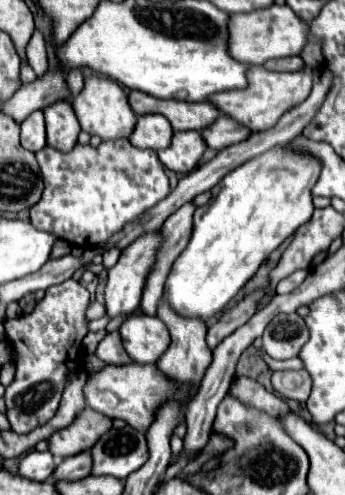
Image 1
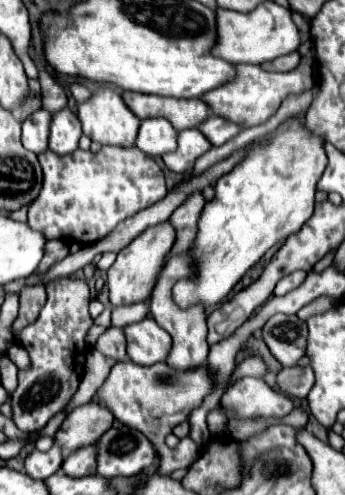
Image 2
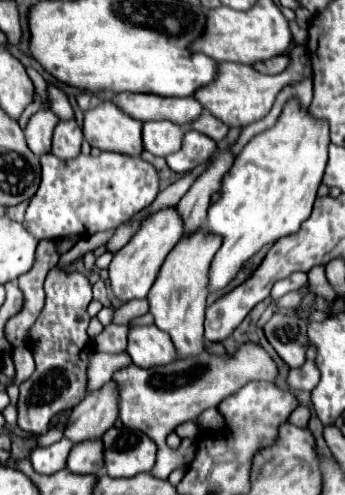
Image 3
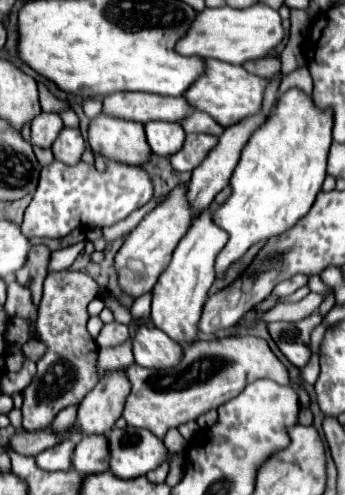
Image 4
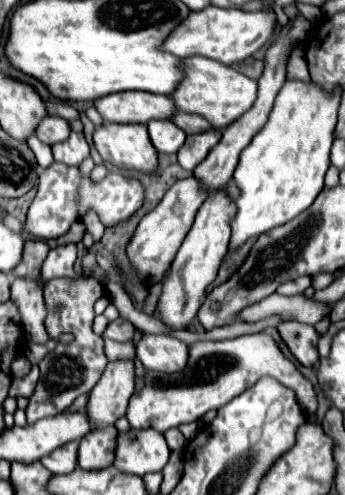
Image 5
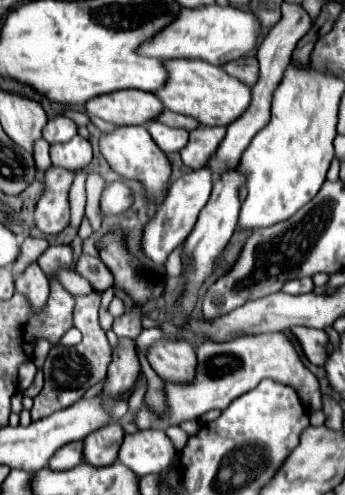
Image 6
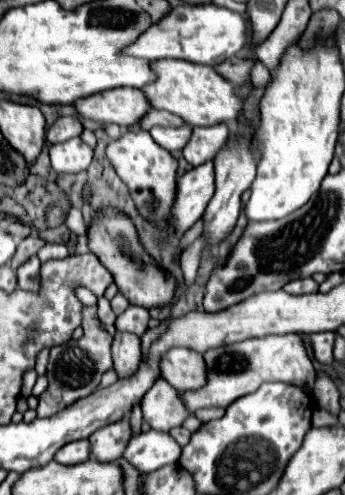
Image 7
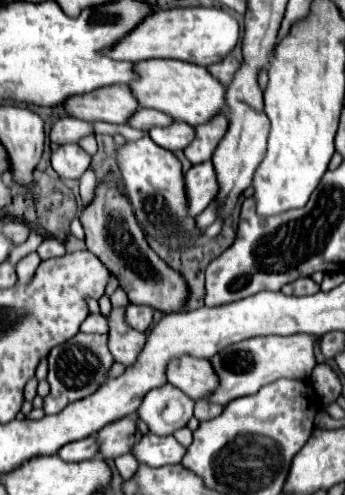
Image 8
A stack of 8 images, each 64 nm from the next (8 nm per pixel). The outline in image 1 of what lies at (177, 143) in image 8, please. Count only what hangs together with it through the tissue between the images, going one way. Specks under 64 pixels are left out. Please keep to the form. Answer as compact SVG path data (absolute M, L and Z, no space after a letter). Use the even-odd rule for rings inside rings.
M144 114L138 116L138 124L130 136L130 142L136 148L158 152L160 148L168 148L168 144L172 142L172 134L174 130L164 116Z

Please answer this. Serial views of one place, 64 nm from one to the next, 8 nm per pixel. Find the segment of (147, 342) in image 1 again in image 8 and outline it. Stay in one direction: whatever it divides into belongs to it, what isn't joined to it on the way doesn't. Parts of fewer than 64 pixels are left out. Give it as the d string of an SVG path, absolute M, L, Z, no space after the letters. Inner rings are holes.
M182 356L178 360L172 360L168 364L168 382L176 388L180 388L184 394L188 394L194 400L200 400L200 396L208 396L208 392L216 390L216 372L210 364L210 360Z

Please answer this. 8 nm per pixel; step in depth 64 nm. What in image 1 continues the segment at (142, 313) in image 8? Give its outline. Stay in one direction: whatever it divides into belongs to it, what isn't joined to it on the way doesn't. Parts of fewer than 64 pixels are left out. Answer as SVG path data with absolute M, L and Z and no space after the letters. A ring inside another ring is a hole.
M110 332L102 338L102 342L96 348L96 356L104 360L106 364L130 364L132 362L132 358L124 352L118 332Z

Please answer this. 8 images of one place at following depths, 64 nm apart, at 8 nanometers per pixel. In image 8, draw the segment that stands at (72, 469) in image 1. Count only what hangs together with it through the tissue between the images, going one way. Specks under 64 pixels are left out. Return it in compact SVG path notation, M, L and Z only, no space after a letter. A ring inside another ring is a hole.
M126 416L112 424L106 424L98 434L98 446L102 458L118 458L122 454L128 454L132 450L132 444L136 442L136 418Z

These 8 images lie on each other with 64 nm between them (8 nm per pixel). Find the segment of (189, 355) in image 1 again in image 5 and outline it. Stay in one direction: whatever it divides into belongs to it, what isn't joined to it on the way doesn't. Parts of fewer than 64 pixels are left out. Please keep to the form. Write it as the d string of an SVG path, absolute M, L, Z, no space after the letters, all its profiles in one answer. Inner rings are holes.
M226 188L208 196L208 200L198 210L194 226L190 228L188 236L184 238L184 242L172 262L172 272L170 272L168 280L164 282L162 294L158 298L160 318L166 324L170 324L172 328L186 328L198 314L198 308L202 306L202 300L206 296L206 288L214 282L220 262L228 252L228 240L230 240L228 220L232 220L232 212L236 212L236 210L232 208L232 198L228 196Z

